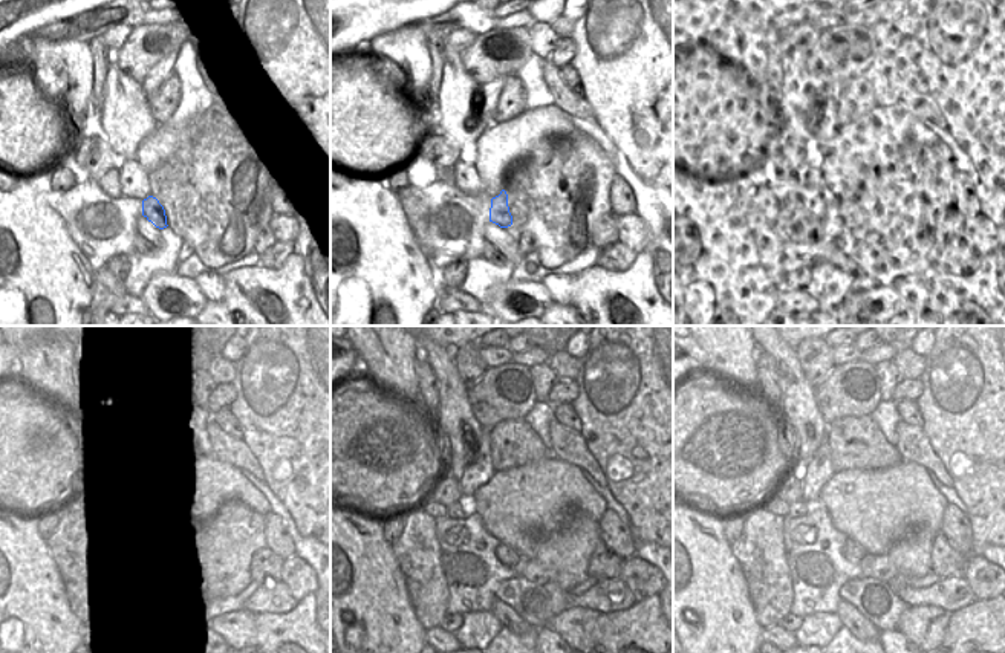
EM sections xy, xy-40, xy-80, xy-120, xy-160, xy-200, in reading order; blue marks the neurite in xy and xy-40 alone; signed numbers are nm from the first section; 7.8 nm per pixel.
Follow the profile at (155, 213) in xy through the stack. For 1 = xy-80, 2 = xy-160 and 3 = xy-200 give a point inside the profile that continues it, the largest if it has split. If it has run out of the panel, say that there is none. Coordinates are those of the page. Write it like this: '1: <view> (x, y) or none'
1: xy-80 (849, 213)
2: xy-160 (504, 554)
3: xy-200 (854, 552)

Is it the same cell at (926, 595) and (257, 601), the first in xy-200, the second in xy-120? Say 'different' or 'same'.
same

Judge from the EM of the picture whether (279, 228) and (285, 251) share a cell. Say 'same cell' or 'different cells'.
different cells

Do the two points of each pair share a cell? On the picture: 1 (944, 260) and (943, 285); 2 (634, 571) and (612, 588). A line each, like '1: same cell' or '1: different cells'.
1: different cells
2: different cells

